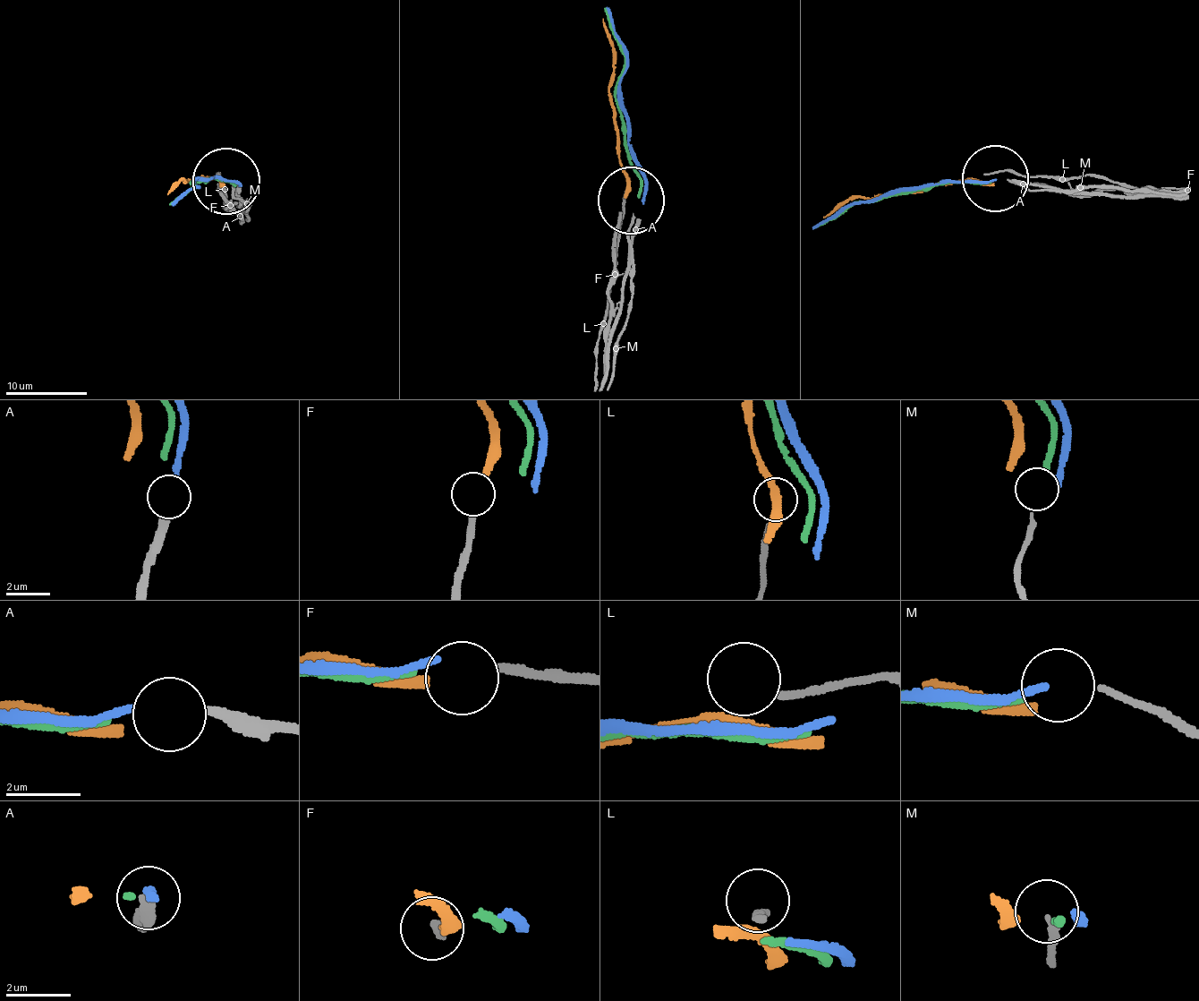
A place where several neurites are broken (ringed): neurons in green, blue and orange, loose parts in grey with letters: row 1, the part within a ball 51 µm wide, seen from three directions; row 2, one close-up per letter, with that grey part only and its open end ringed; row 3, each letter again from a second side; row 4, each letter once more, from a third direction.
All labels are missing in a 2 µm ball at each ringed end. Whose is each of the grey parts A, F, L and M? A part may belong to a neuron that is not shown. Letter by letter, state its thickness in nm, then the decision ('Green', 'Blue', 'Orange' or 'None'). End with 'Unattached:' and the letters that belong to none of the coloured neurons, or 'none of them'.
A: Thickness 320 nm. Blue
F: Thickness 260 nm. Orange
L: Thickness 200 nm. None
M: Thickness 170 nm. Green
Unattached: L

